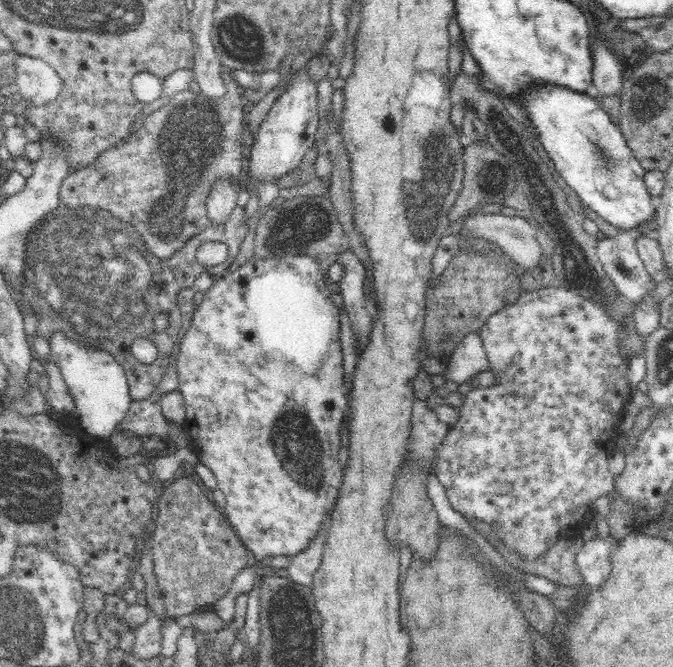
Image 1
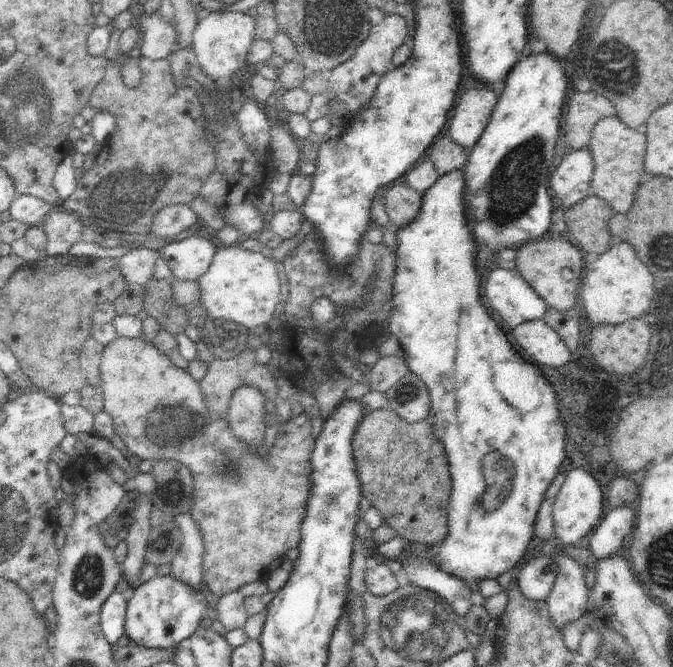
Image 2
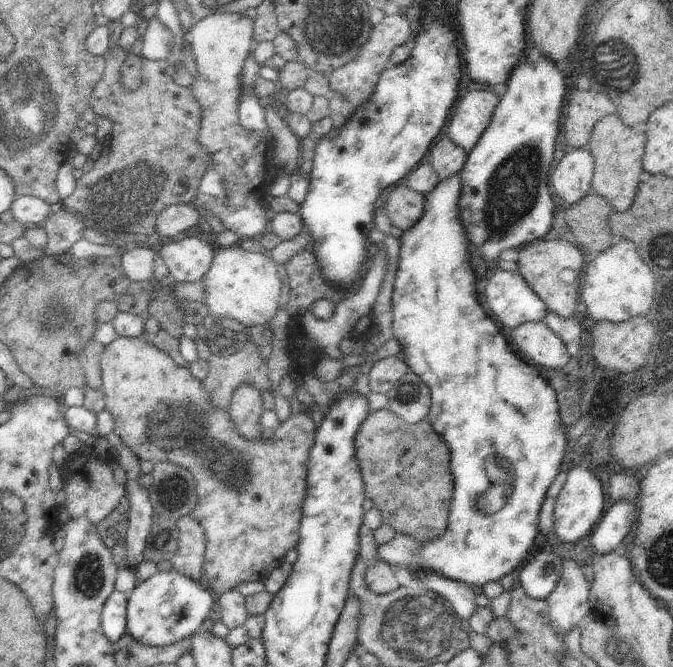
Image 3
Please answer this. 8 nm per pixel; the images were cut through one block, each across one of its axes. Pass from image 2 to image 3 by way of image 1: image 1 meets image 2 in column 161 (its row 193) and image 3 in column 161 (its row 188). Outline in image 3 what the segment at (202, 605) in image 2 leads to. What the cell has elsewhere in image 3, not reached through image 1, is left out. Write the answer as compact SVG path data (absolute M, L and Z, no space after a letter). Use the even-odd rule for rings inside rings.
M174 570L158 571L144 582L138 582L128 595L126 633L136 643L149 647L176 644L186 637L192 637L215 607L210 592L199 581Z

